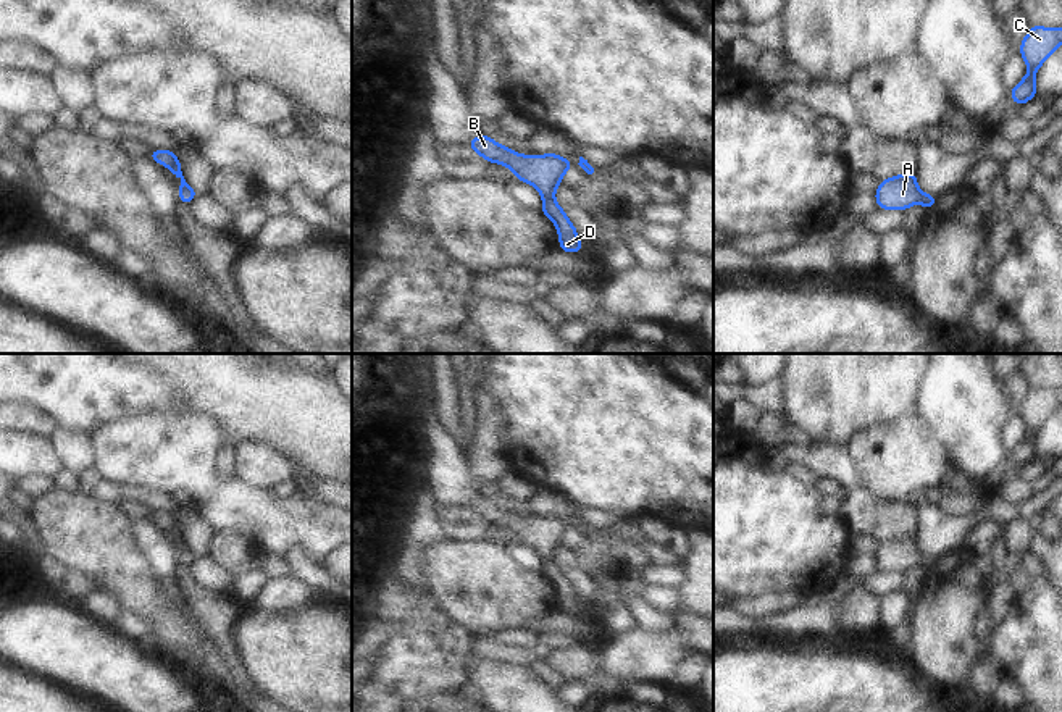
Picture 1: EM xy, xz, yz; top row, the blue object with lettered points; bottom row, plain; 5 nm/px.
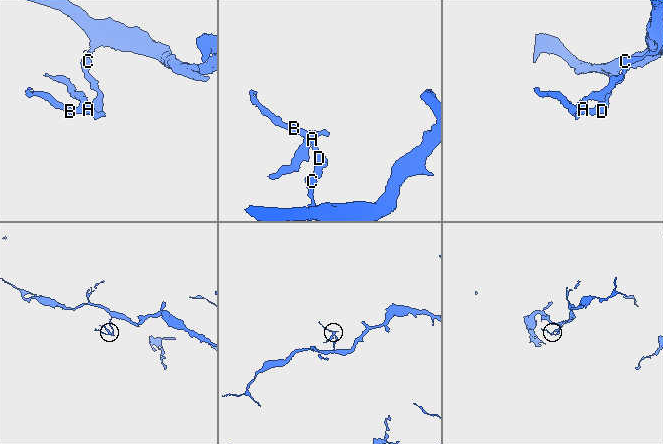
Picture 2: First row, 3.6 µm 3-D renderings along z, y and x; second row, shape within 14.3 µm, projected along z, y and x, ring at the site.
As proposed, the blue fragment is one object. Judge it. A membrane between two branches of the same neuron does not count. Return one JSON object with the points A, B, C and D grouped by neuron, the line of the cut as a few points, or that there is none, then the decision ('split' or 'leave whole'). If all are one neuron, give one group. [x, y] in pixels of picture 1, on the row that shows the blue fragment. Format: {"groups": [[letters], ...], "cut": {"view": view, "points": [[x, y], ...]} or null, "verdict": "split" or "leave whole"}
{"groups": [["A", "B", "C", "D"]], "cut": null, "verdict": "leave whole"}

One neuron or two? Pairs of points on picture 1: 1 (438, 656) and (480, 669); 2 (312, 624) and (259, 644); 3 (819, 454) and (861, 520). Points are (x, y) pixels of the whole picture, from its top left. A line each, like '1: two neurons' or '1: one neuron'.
1: two neurons
2: one neuron
3: one neuron

